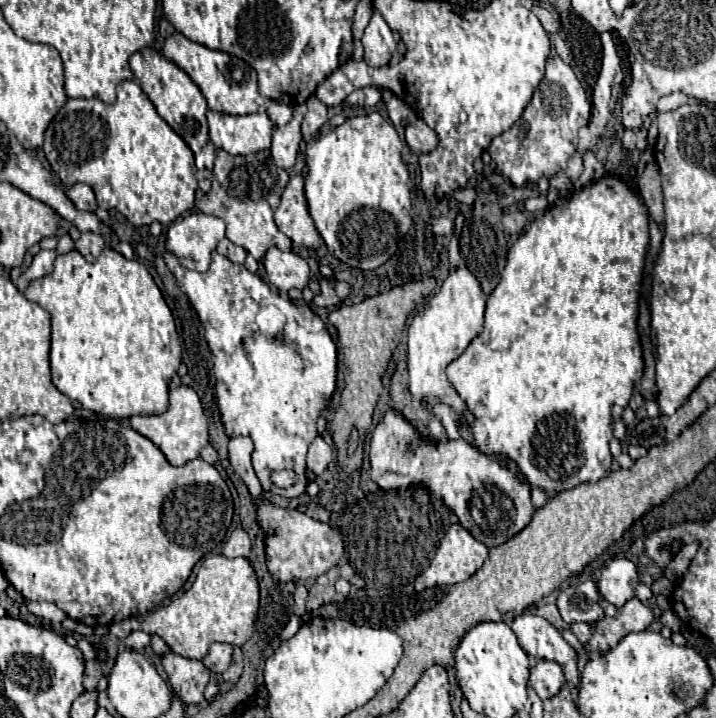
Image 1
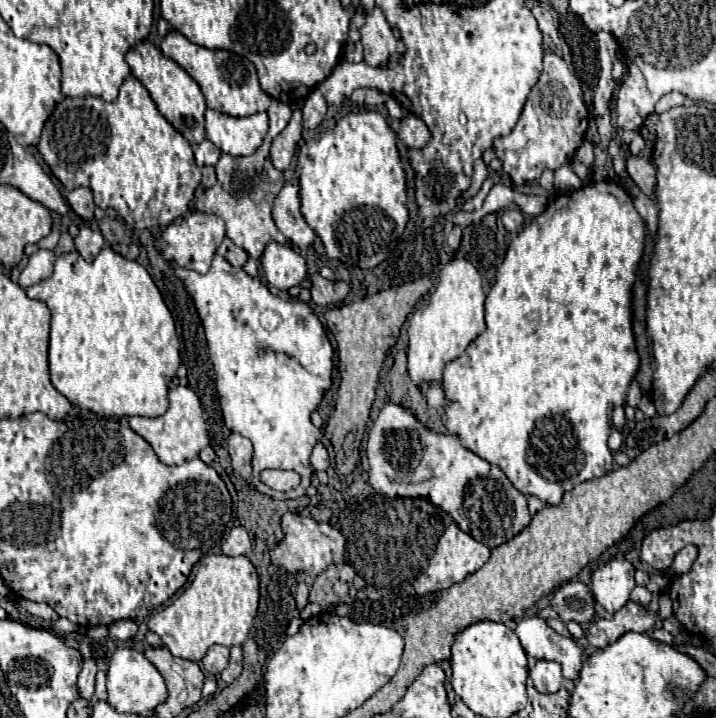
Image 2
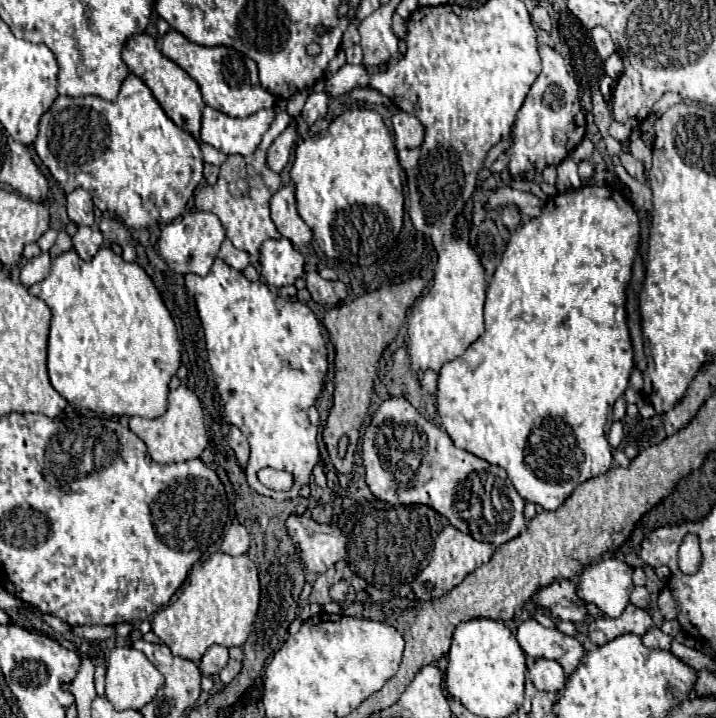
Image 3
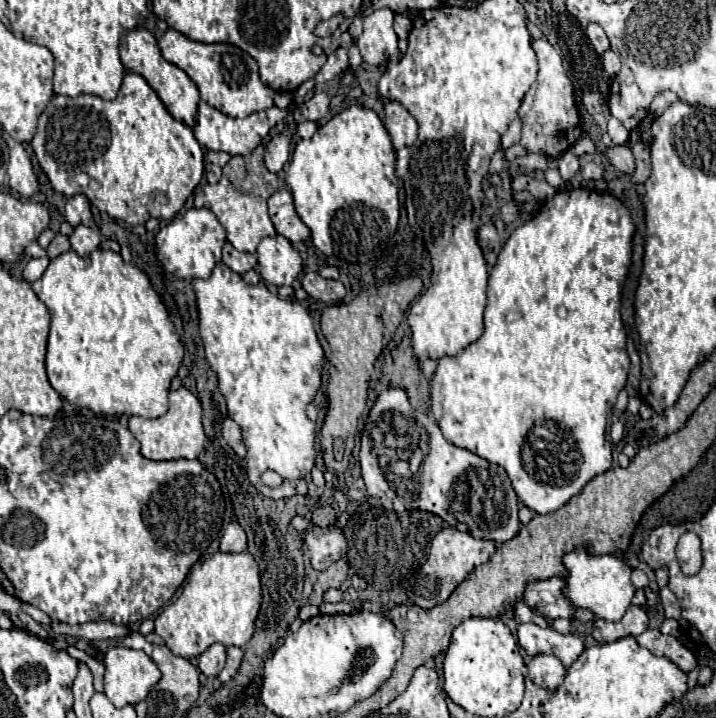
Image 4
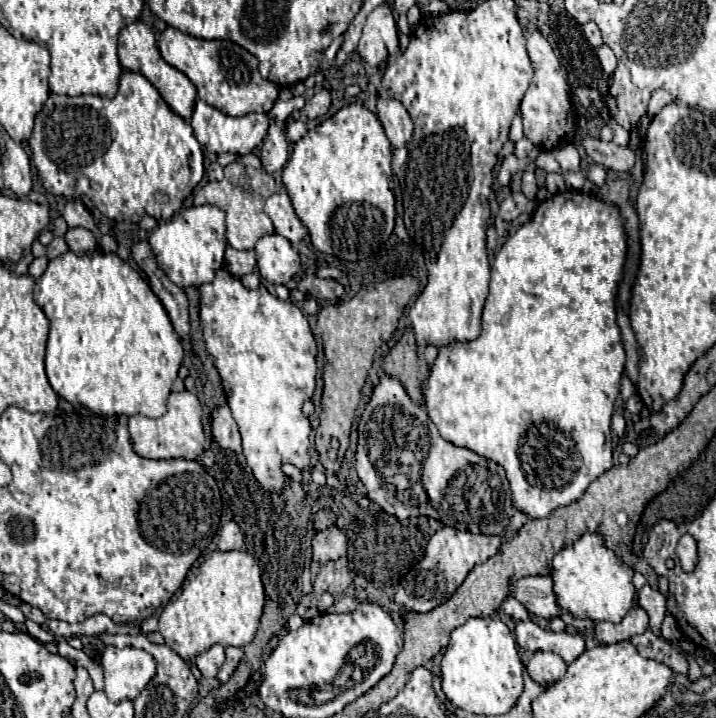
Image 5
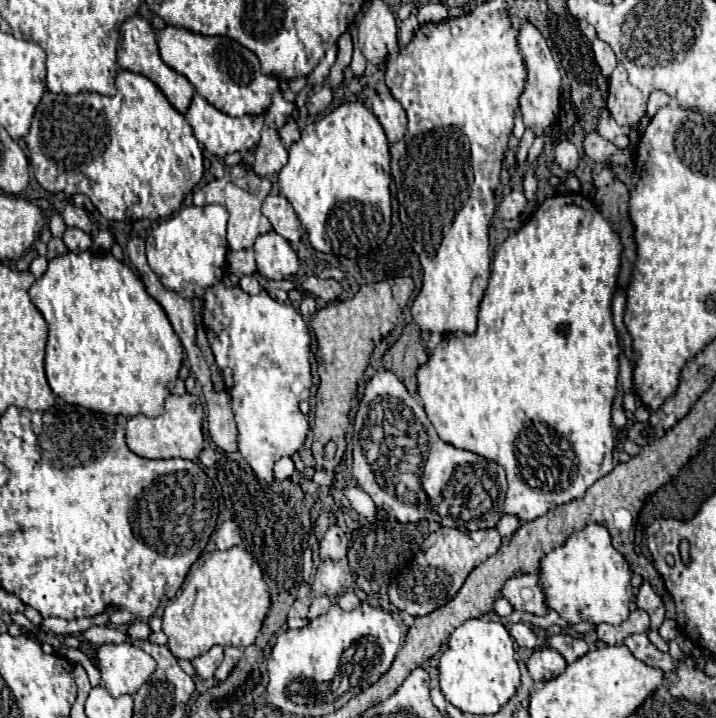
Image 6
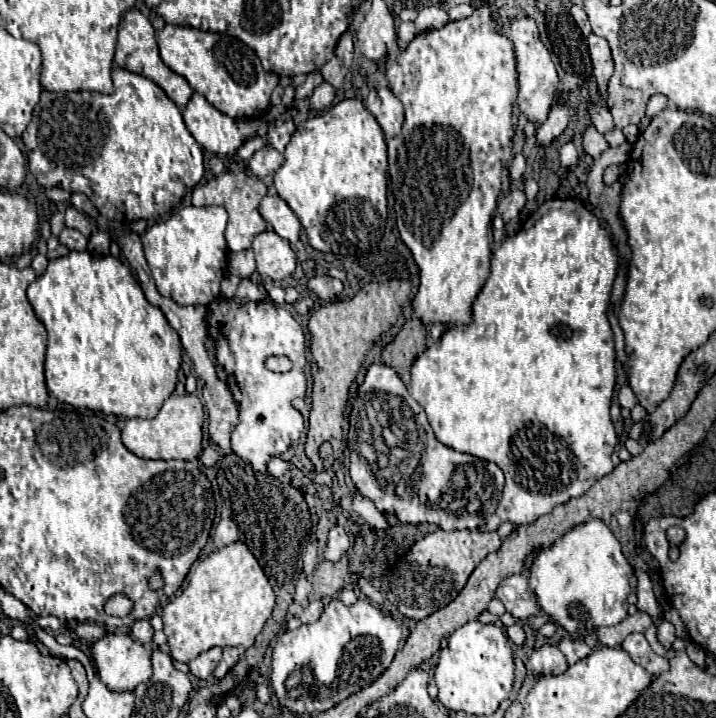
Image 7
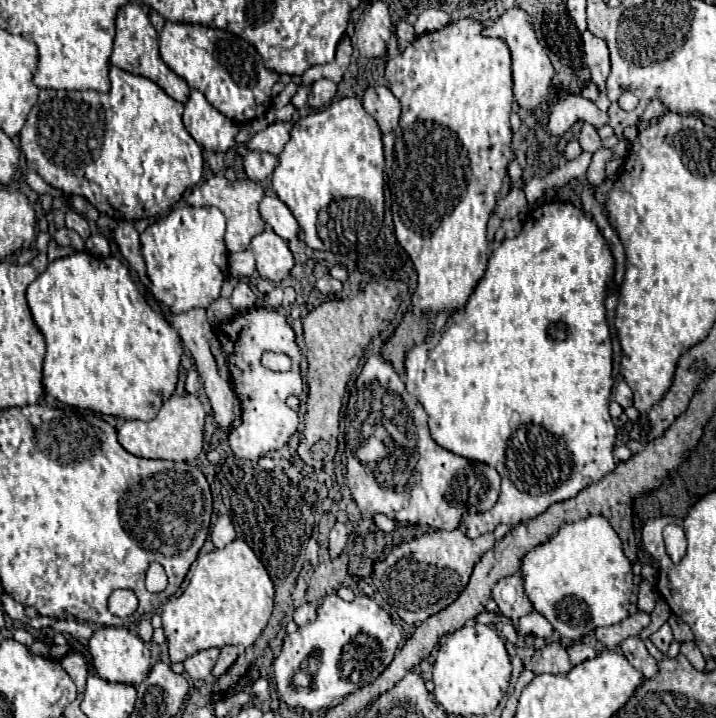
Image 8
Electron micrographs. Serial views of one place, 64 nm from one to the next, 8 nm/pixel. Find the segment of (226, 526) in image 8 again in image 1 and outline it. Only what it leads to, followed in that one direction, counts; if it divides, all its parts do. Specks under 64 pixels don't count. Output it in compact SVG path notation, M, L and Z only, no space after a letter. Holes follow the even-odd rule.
M242 528L234 530L232 536L230 536L230 540L224 544L222 554L226 558L238 558L238 556L248 558L250 556L250 538L248 538L248 534Z

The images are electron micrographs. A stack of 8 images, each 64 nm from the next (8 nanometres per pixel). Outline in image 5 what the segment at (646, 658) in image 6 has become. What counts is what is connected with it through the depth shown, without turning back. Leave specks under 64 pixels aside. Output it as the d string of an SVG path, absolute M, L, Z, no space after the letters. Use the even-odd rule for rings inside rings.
M650 628L644 634L632 636L630 642L638 648L638 652L646 658L652 658L656 662L662 662L666 666L670 666L674 672L680 674L688 674L688 660L686 656L680 652L680 646L672 640L664 640L660 636L656 636Z

